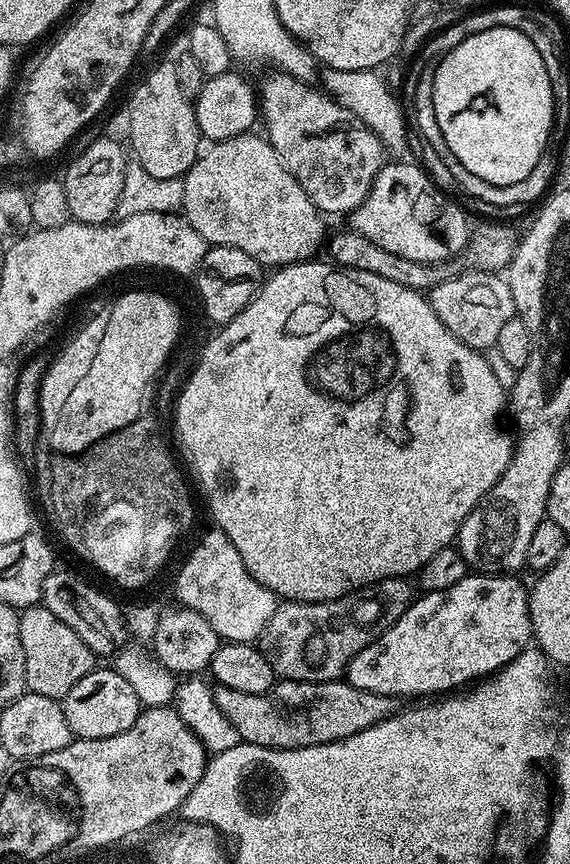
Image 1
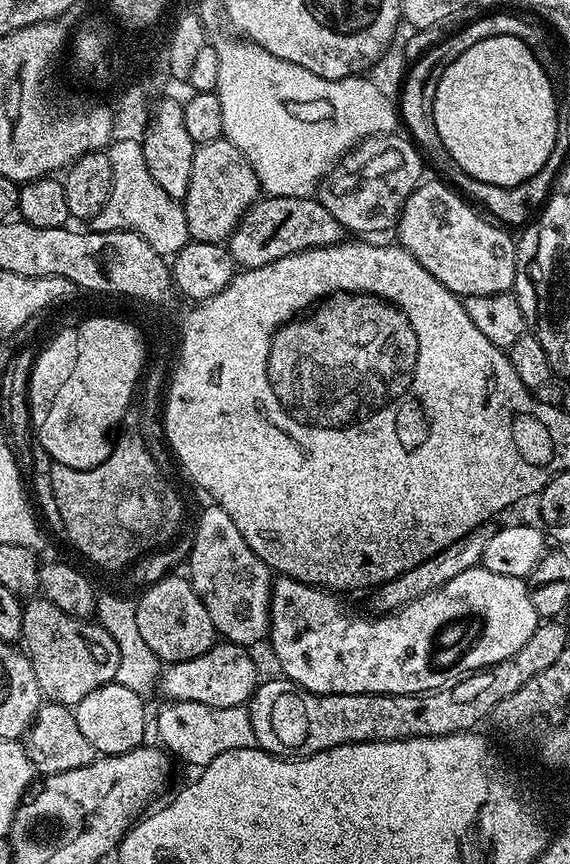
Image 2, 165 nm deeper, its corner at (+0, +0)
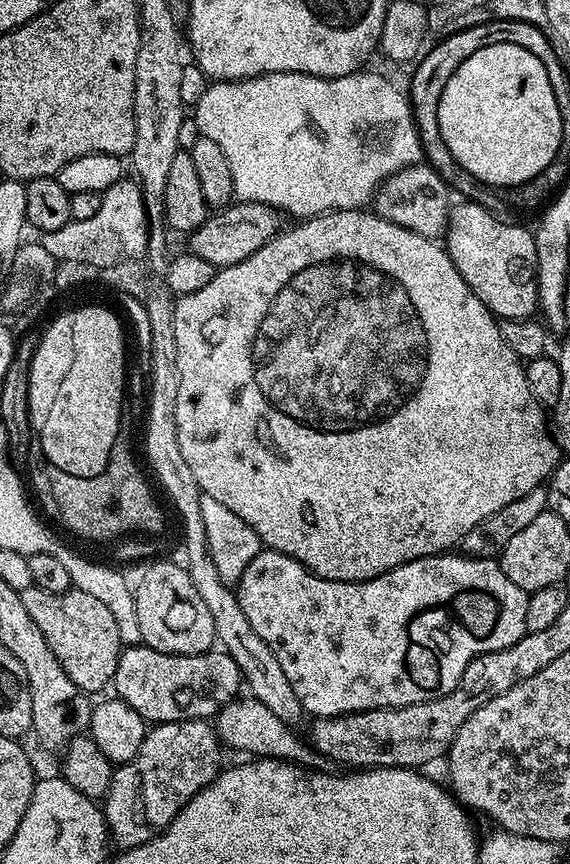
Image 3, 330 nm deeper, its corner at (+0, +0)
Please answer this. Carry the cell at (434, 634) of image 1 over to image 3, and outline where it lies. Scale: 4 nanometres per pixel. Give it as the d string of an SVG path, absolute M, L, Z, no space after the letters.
M261 550L256 557L246 566L242 578L238 581L238 595L242 614L250 618L250 626L254 626L254 634L274 650L274 658L286 673L290 686L294 686L294 694L298 694L298 702L305 713L313 717L341 716L347 712L365 712L371 708L401 708L411 704L421 704L427 700L437 700L454 691L460 683L462 674L468 669L468 664L475 658L487 652L497 652L522 638L526 626L526 606L529 593L523 592L500 569L499 563L492 558L473 558L467 554L441 554L427 556L421 560L415 560L409 564L398 566L386 574L382 574L373 580L363 580L360 584L350 582L338 582L337 580L323 580L315 576L313 572L307 572L294 558L290 558L281 552Z

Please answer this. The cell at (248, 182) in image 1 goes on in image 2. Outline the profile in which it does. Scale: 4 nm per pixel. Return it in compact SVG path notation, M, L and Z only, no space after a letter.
M226 138L211 140L199 145L194 154L194 166L190 170L190 190L182 201L185 210L186 222L189 224L189 234L193 241L201 240L207 244L219 244L227 241L238 222L248 213L249 208L261 199L262 189L255 170L250 162L238 150L238 146L231 144Z

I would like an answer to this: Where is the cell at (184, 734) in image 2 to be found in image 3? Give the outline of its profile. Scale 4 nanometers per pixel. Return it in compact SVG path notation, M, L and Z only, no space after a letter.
M238 696L220 709L214 720L214 729L219 741L227 748L248 752L247 755L263 759L279 759L299 764L300 767L315 767L318 754L309 743L298 740L289 725L271 713L262 702L251 696Z

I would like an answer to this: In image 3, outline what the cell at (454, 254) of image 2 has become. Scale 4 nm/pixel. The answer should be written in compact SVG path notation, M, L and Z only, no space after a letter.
M458 203L451 205L446 225L446 251L458 274L493 316L500 320L529 319L538 308L535 235L516 224L495 220L493 213L480 204Z

